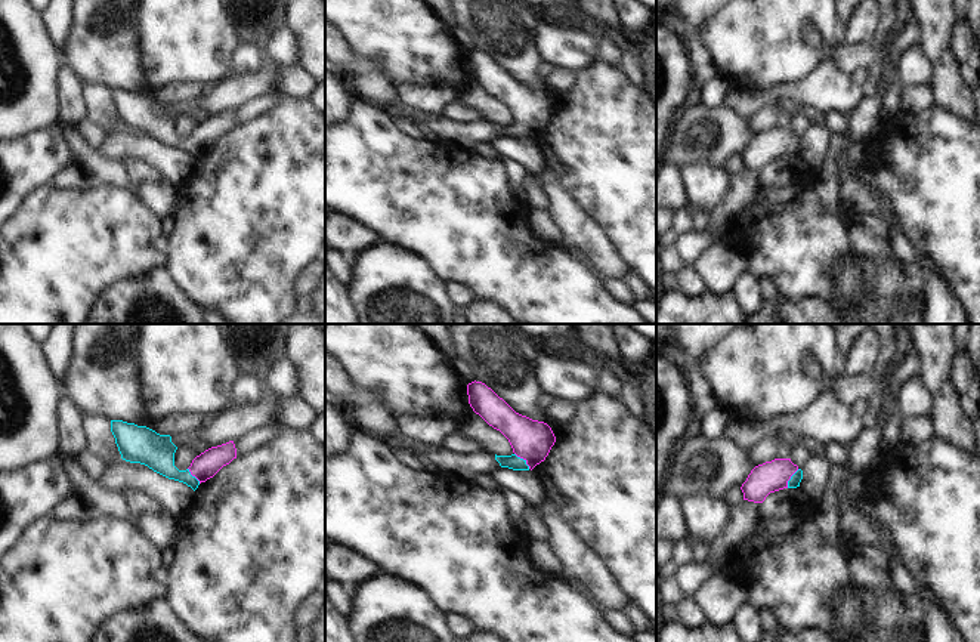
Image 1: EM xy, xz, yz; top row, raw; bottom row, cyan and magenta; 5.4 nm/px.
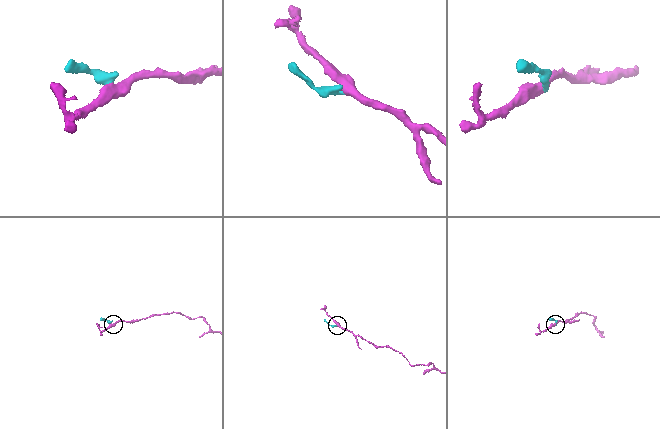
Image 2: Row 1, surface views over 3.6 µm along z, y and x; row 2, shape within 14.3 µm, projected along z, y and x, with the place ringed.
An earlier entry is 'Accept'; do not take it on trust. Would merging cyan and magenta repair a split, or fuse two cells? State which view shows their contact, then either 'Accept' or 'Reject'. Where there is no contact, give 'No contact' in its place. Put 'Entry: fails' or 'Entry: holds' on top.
Entry: holds
Touches cyan in xz. Accept

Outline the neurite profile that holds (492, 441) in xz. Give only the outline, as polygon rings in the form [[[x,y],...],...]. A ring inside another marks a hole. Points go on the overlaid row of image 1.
[[[469,413],[457,423],[457,430],[476,441],[483,453],[497,456],[511,456],[513,448],[508,439],[497,429],[489,426],[479,414]]]

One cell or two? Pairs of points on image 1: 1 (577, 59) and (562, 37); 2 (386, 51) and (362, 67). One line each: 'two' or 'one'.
1: one
2: two

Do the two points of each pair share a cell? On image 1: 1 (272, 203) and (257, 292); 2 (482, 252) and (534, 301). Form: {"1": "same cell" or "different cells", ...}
{"1": "same cell", "2": "same cell"}

